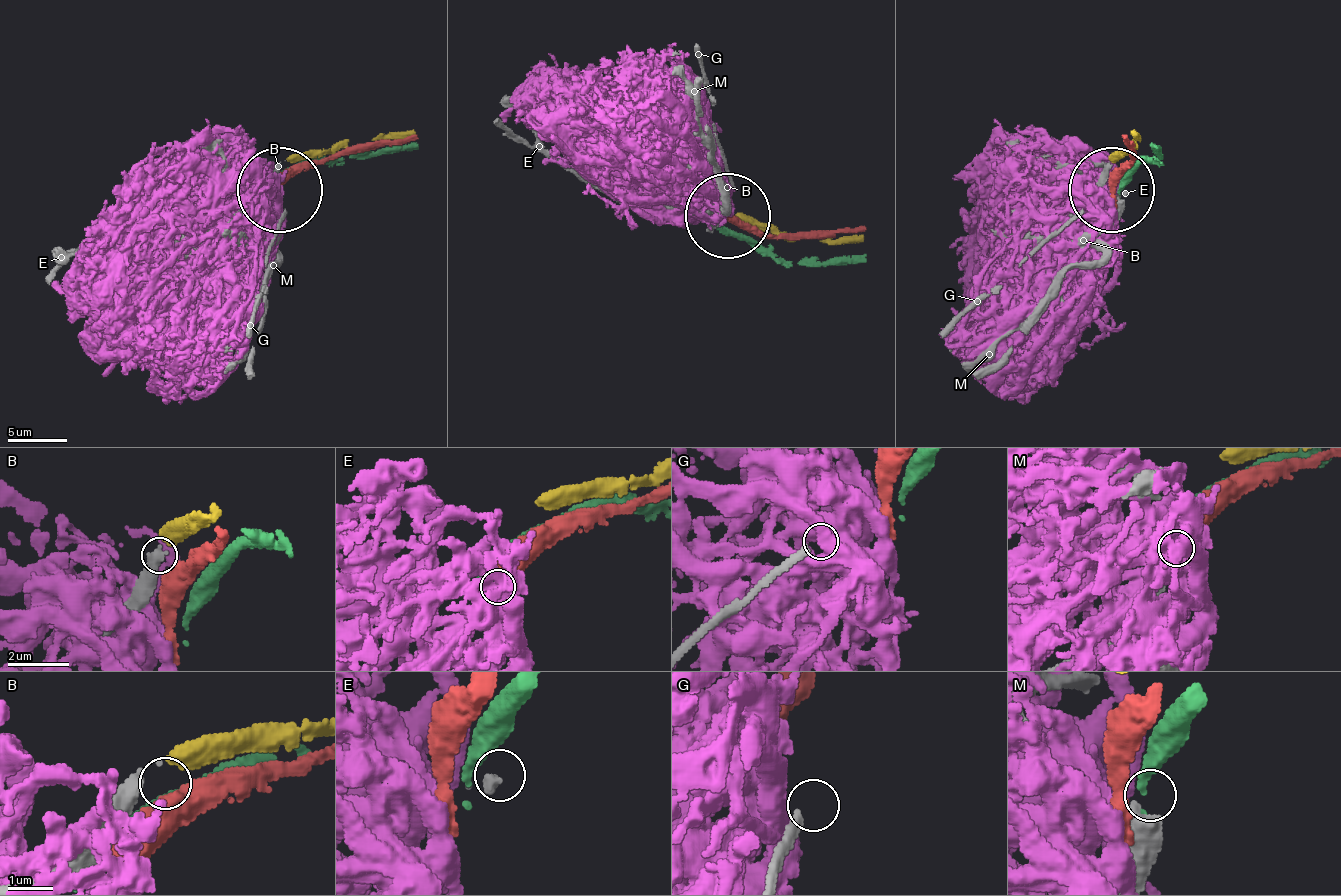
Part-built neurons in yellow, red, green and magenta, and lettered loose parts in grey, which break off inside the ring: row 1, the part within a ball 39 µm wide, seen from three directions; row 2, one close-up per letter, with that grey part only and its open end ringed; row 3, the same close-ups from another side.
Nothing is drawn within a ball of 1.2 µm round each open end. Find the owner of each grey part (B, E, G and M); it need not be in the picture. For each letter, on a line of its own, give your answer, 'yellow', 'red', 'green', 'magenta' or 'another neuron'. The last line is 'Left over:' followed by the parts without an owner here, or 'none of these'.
B: yellow
E: another neuron
G: another neuron
M: green
Left over: E, G

